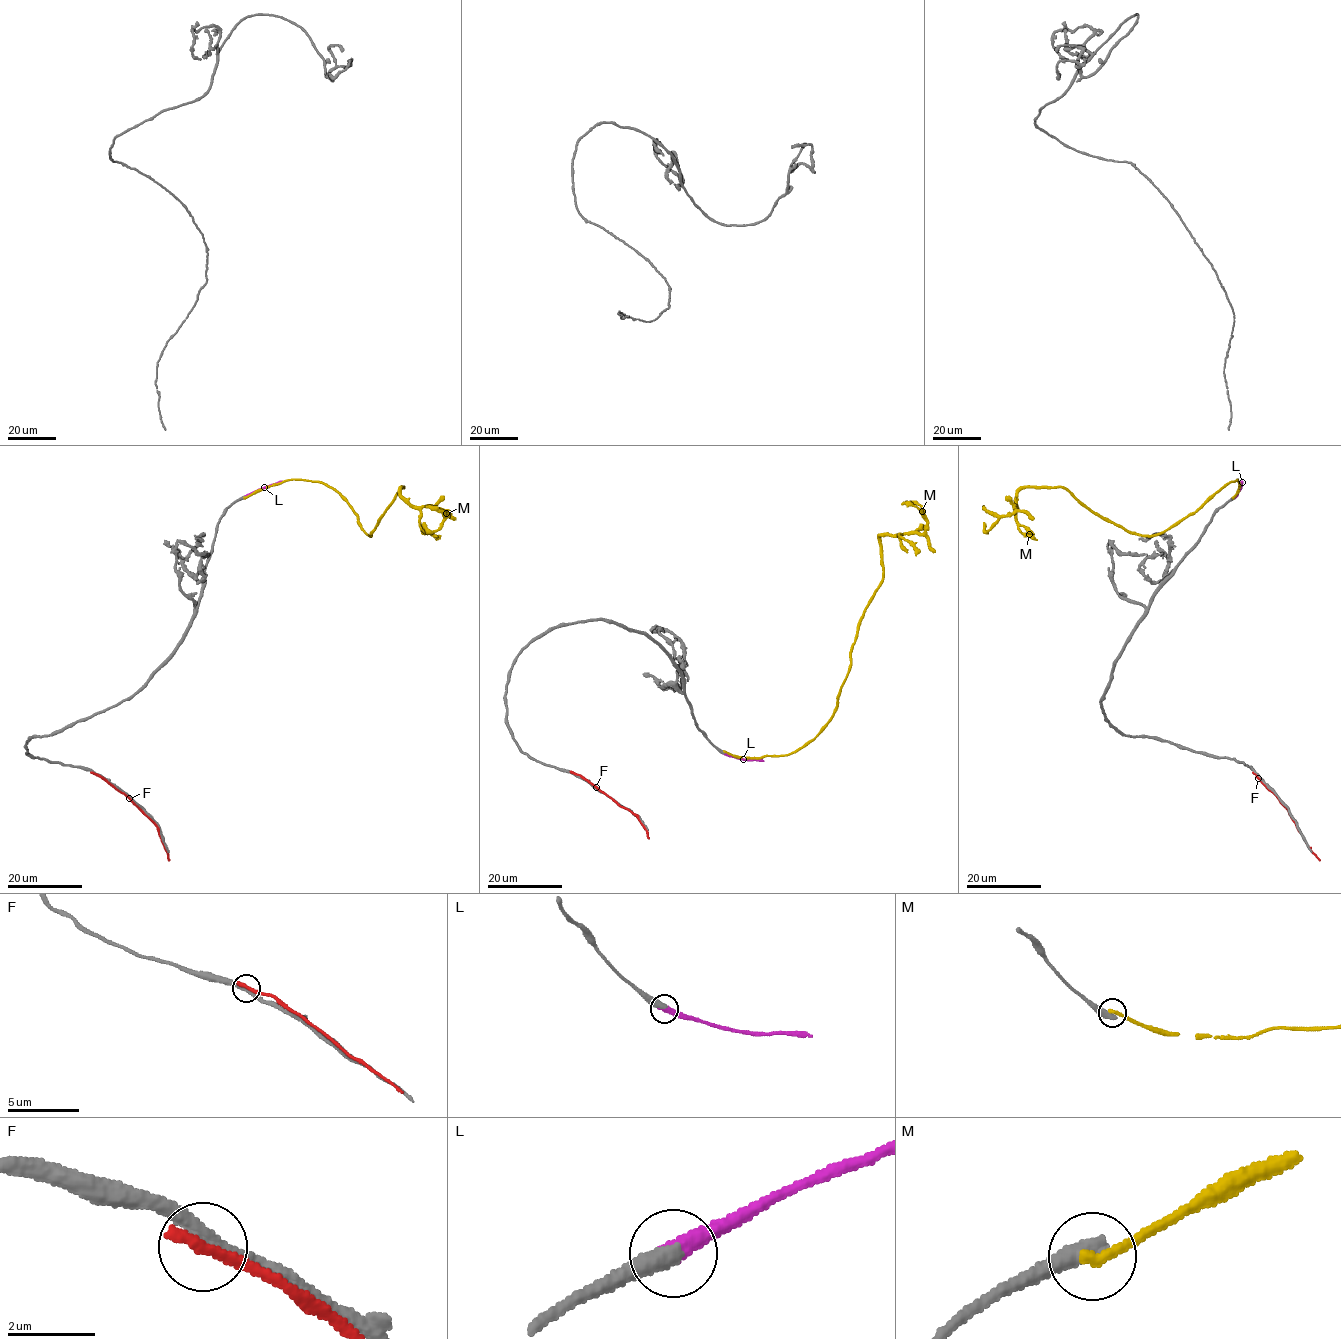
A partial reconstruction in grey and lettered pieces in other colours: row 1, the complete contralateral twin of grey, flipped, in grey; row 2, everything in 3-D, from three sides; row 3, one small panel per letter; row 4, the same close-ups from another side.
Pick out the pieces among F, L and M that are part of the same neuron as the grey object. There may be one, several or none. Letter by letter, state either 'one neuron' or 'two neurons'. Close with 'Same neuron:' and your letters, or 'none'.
F: two neurons
L: one neuron
M: two neurons
Same neuron: L

